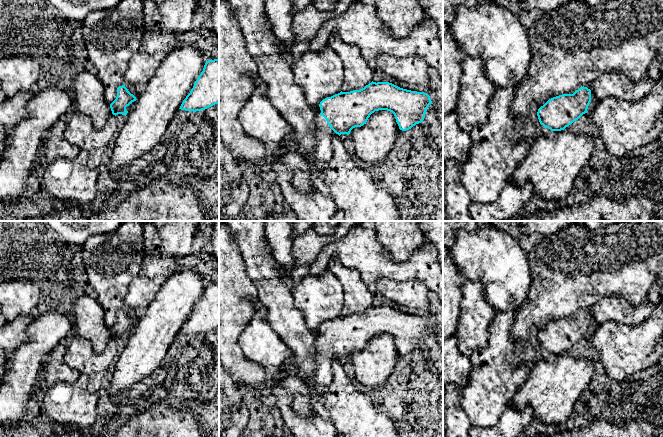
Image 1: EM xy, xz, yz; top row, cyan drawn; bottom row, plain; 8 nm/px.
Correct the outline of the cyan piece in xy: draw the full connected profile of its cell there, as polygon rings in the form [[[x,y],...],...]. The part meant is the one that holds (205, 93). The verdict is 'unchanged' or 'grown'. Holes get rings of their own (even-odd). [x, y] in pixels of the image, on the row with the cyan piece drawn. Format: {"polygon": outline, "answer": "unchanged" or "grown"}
{"polygon": [[[219,59],[206,61],[190,93],[179,109],[202,111],[219,103]]], "answer": "unchanged"}

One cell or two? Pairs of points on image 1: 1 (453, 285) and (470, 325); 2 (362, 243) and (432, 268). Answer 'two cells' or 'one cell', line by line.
1: two cells
2: one cell

